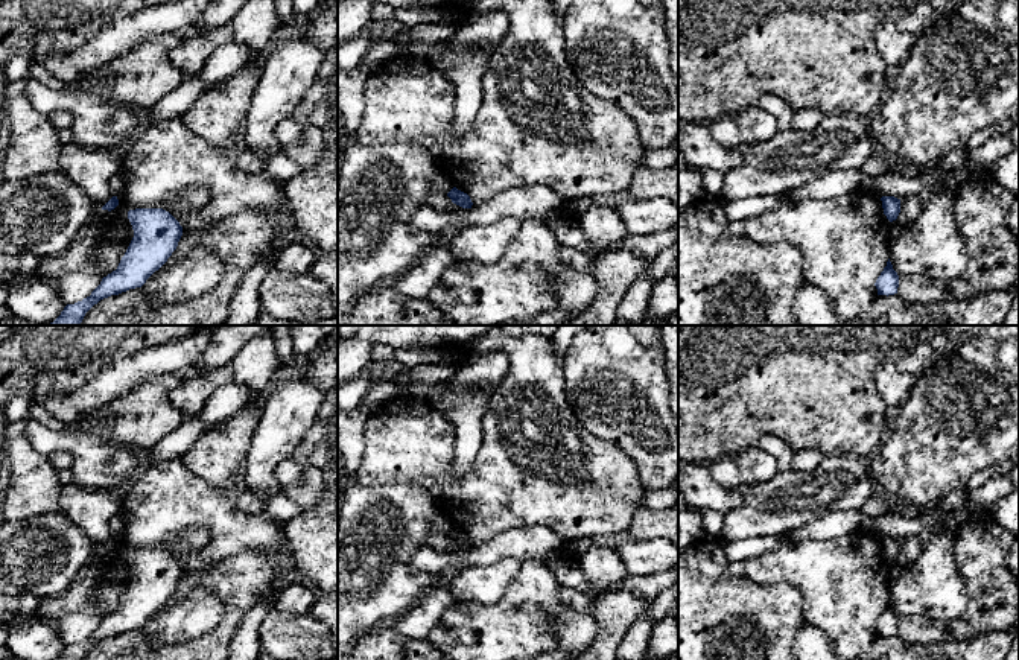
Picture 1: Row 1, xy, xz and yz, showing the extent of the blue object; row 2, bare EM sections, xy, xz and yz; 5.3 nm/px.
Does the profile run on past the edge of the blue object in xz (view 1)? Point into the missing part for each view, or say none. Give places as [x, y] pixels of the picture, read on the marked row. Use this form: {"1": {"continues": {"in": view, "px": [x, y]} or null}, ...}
{"1": {"continues": null}}

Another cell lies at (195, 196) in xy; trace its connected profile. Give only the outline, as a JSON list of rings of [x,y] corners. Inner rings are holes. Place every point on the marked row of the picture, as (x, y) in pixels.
[[[190,186],[170,196],[170,208],[175,213],[199,210],[210,202],[210,190],[202,186]]]

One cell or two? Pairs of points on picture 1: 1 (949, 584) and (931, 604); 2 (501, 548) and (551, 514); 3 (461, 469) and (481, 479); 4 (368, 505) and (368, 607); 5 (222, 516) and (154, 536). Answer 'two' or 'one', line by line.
1: one
2: two
3: two
4: one
5: one

